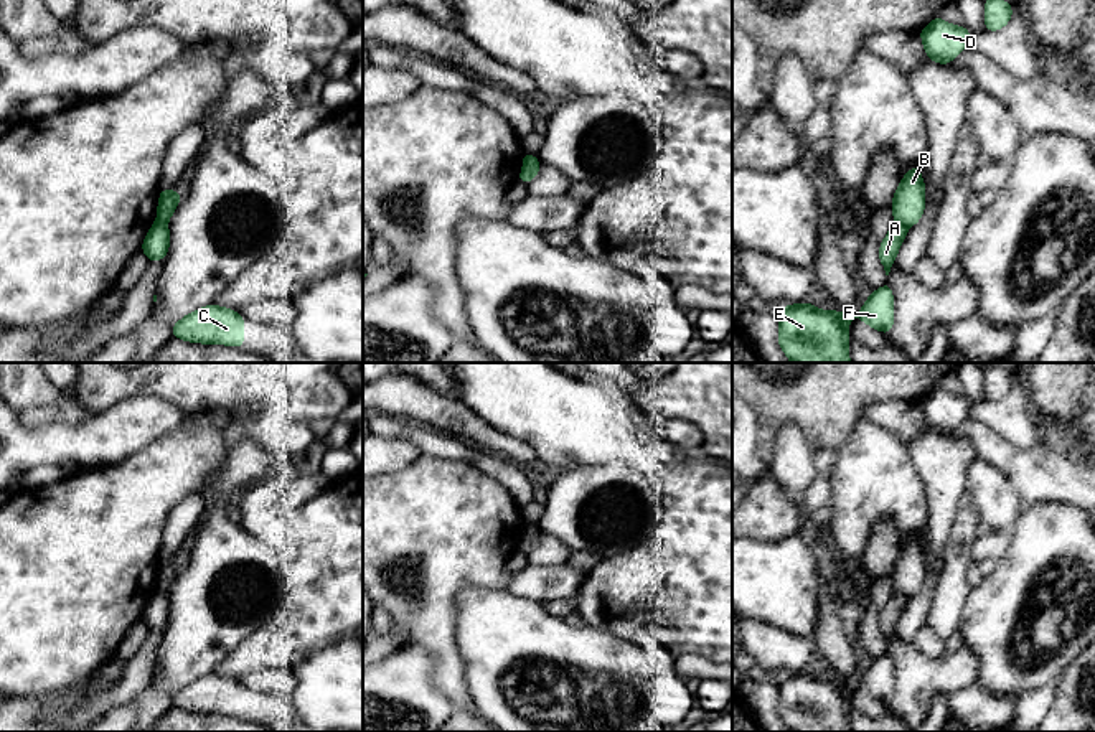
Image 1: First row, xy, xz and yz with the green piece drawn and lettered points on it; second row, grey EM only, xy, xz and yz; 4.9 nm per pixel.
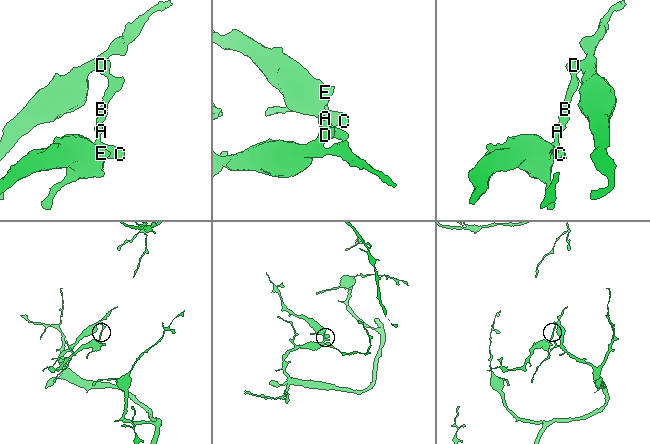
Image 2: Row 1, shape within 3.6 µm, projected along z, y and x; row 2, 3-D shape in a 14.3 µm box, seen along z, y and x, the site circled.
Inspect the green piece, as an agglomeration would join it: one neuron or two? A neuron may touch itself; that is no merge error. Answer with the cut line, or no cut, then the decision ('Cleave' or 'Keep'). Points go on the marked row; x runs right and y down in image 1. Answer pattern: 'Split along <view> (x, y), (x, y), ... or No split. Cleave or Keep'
Split along yz (894, 221), (907, 226). Cleave

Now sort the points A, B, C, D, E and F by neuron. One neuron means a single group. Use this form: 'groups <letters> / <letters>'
groups A C E F / B D

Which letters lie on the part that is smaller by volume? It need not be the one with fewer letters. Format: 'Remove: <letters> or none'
Remove: A, C, E, F

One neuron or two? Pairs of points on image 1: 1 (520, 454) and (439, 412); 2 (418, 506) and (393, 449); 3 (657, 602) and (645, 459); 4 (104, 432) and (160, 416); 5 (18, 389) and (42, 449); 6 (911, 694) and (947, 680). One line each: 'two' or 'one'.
1: one
2: two
3: one
4: one
5: two
6: one

